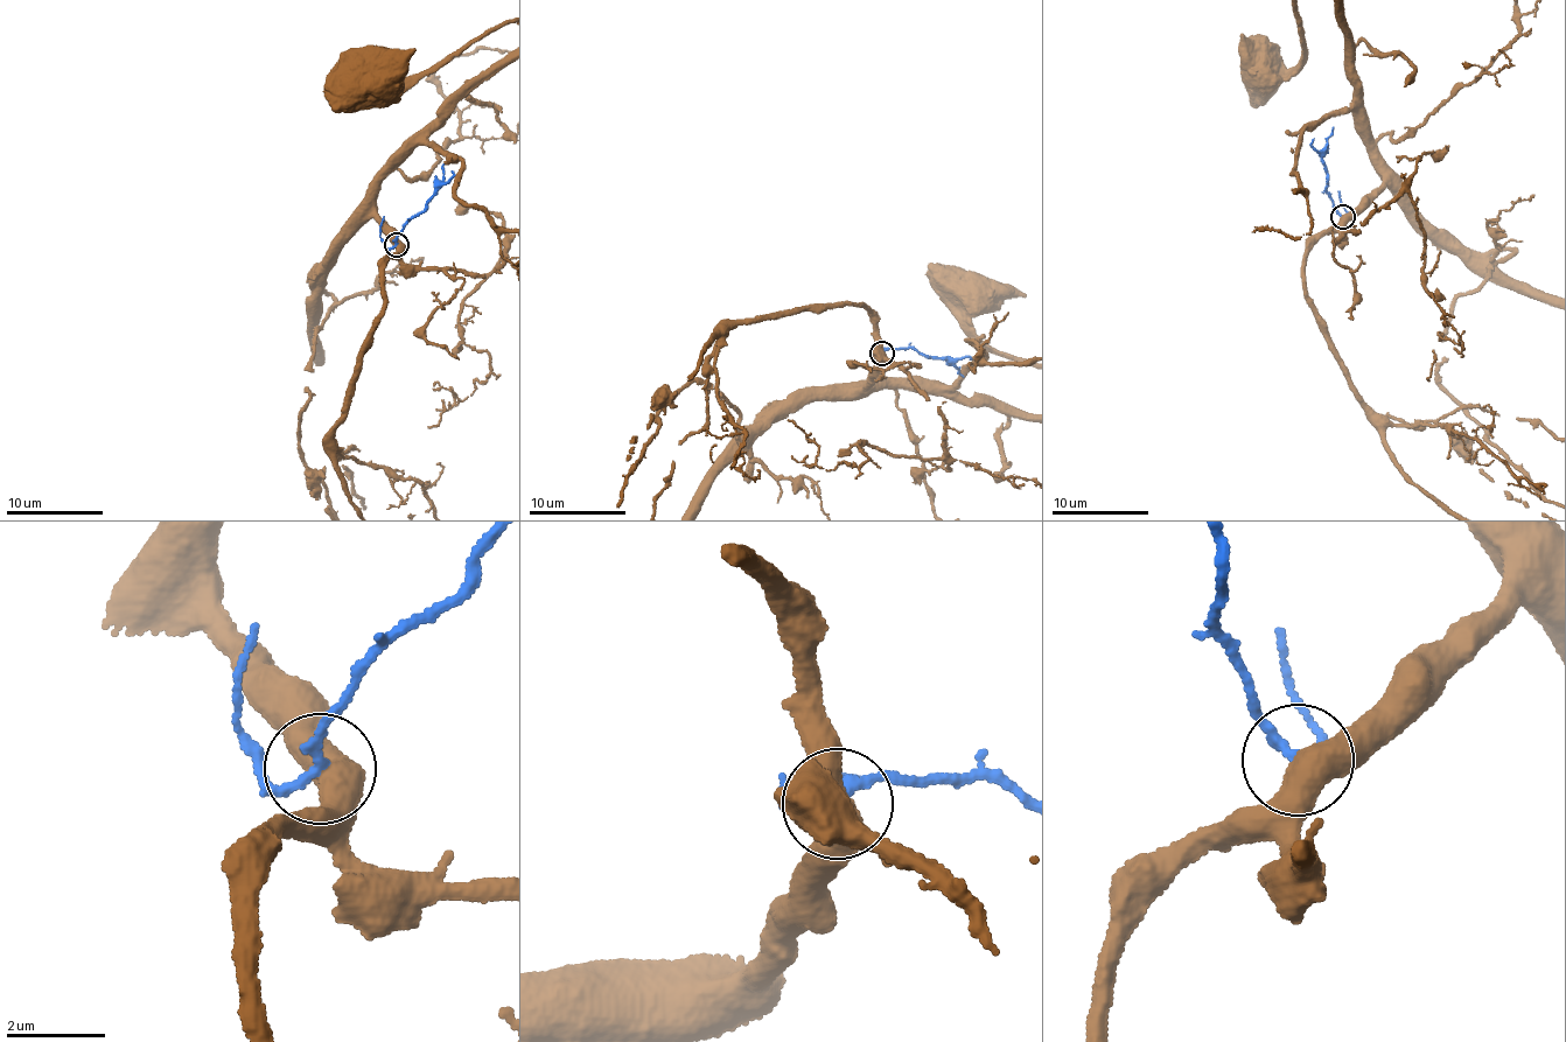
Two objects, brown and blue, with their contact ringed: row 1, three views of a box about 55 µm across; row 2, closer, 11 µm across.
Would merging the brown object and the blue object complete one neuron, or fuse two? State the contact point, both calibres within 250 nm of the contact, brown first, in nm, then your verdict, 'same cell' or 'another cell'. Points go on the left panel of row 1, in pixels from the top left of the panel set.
at (396, 245); 460 nm thick on the brown side, 180 nm on the other; another cell

